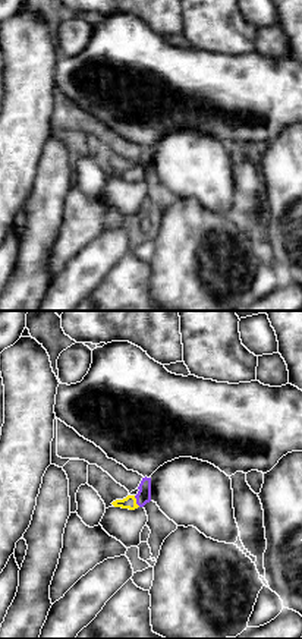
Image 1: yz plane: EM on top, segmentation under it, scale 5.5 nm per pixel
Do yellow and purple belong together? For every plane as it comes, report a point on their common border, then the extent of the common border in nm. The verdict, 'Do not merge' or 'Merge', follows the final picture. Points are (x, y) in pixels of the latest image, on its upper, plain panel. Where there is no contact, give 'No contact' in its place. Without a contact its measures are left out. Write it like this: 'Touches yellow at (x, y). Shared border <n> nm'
Touches yellow at (135, 173). Shared border 70 nm

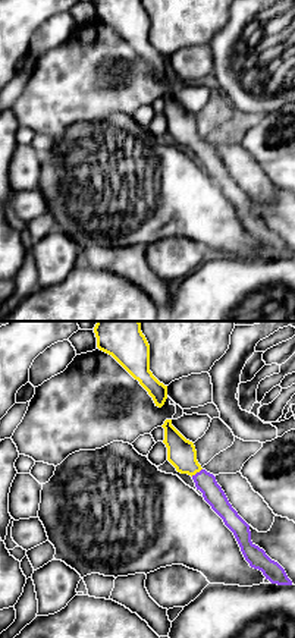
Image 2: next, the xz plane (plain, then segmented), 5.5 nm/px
Touches yellow at (195, 144). Shared border 80 nm

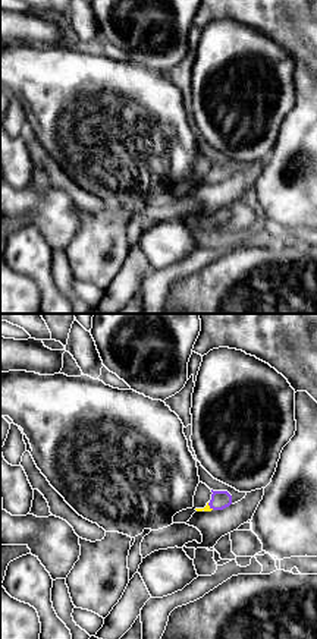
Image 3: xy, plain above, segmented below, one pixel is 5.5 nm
Touches yellow at (209, 178). Shared border 50 nm

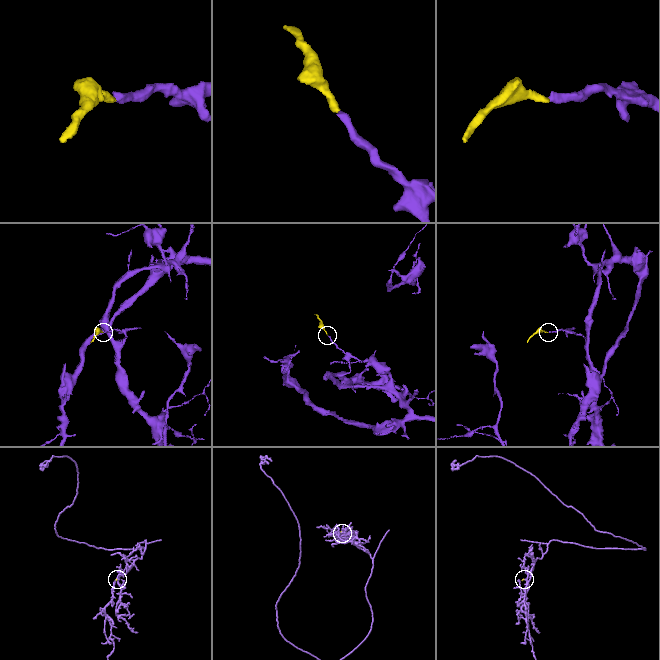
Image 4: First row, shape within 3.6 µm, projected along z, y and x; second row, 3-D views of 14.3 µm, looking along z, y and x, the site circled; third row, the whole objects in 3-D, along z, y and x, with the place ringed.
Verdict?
Merge

